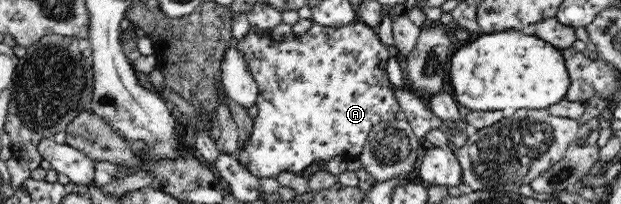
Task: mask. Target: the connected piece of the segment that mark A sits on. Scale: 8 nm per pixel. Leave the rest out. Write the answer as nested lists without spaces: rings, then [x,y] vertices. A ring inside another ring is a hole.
[[[356,20],[338,27],[313,23],[305,34],[291,34],[279,42],[272,40],[270,33],[259,36],[252,30],[237,42],[237,47],[246,57],[259,86],[259,95],[256,102],[258,113],[252,122],[252,132],[234,158],[258,180],[276,179],[284,172],[300,174],[308,166],[327,162],[332,156],[343,156],[346,160],[357,158],[367,143],[370,131],[381,122],[392,123],[401,110],[394,86],[388,81],[386,67],[381,68],[378,63],[380,60],[388,62],[394,50],[380,41],[377,29],[363,21]]]

